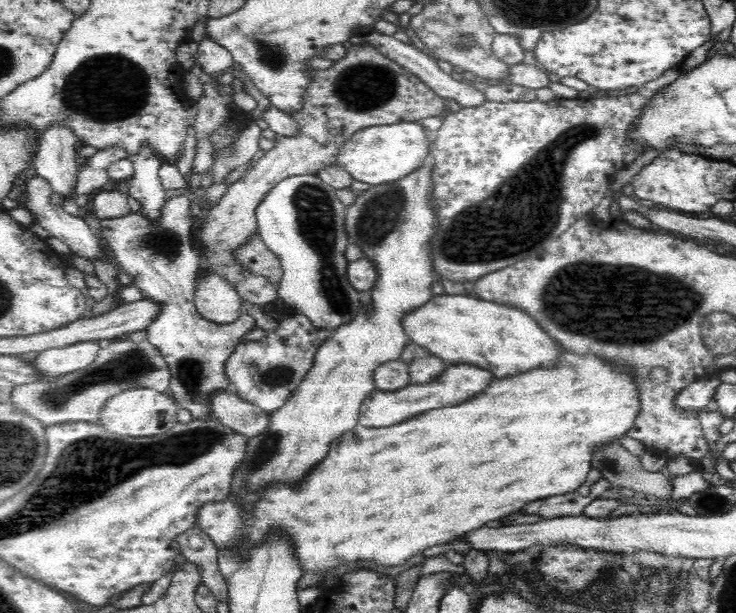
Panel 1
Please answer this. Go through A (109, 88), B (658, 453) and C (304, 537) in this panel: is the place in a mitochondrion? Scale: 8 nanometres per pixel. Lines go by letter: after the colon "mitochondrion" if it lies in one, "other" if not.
A: mitochondrion
B: other
C: other

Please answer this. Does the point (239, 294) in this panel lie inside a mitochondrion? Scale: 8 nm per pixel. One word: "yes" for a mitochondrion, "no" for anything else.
no

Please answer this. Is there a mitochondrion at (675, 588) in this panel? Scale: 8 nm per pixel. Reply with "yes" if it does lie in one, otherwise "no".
no

